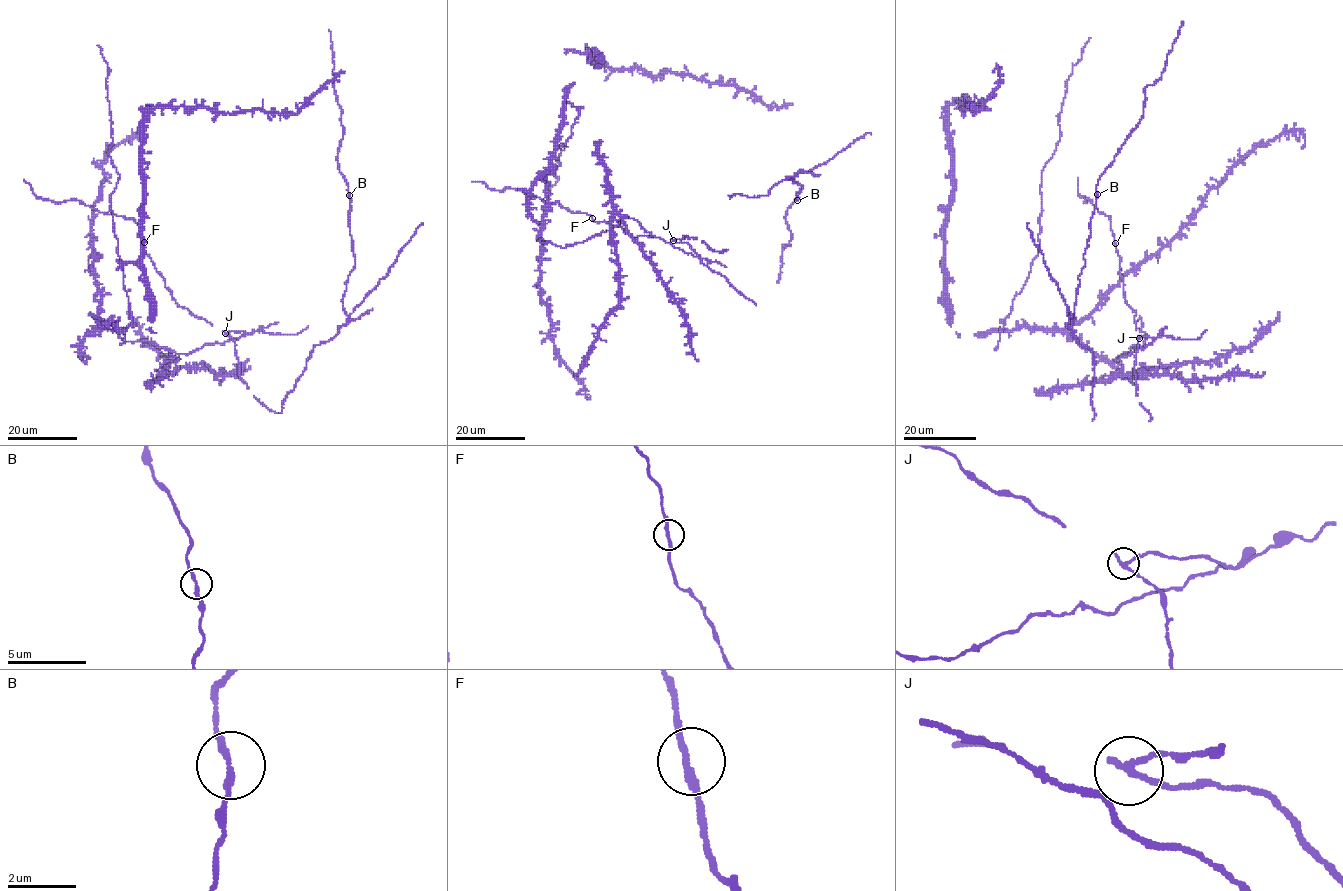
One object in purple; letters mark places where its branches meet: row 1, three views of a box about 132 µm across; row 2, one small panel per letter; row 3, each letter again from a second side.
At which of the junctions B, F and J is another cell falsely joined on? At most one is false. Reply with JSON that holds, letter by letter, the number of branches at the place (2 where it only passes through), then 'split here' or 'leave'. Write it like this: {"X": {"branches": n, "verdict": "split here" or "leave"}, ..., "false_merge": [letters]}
{"B": {"branches": 2, "verdict": "leave"}, "F": {"branches": 2, "verdict": "leave"}, "J": {"branches": 2, "verdict": "split here"}, "false_merge": ["J"]}

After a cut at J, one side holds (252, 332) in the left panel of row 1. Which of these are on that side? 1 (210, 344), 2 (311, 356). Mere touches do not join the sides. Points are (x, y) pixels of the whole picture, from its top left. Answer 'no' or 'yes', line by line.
1: yes
2: no

